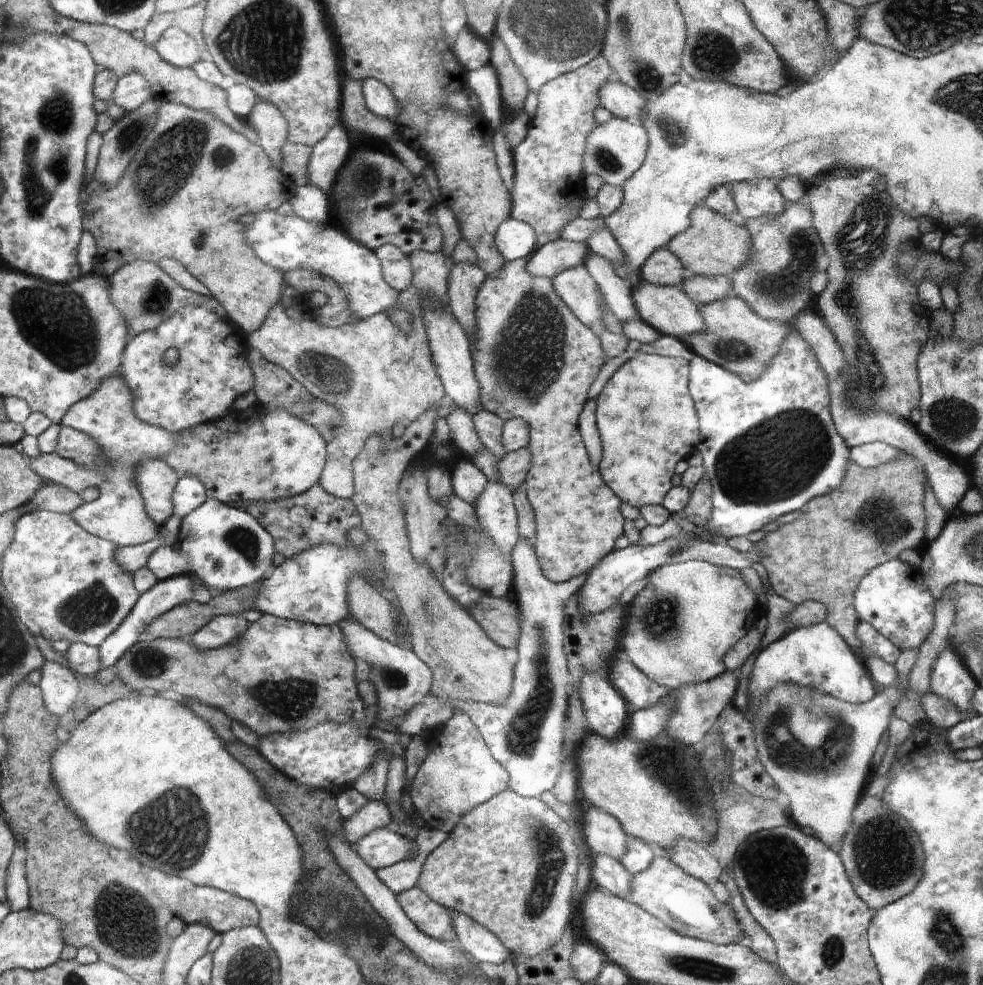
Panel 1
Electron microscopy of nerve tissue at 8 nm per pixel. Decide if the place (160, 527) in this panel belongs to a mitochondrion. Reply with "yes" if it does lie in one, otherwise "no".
no

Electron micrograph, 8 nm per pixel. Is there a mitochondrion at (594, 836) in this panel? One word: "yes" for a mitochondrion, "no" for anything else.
no

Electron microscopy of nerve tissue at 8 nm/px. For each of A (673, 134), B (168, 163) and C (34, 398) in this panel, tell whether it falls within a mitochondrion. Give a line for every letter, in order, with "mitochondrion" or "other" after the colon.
A: mitochondrion
B: mitochondrion
C: other

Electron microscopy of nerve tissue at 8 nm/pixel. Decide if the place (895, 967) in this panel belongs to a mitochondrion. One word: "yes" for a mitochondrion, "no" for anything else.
no

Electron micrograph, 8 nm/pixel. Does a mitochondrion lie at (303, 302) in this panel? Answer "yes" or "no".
no

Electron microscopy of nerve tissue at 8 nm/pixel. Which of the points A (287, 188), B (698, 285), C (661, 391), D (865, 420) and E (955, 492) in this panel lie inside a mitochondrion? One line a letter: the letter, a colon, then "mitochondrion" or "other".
A: other
B: other
C: other
D: mitochondrion
E: other

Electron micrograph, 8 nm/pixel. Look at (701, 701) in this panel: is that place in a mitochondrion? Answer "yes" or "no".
yes

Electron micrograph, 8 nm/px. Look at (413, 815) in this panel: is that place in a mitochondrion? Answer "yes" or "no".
no

